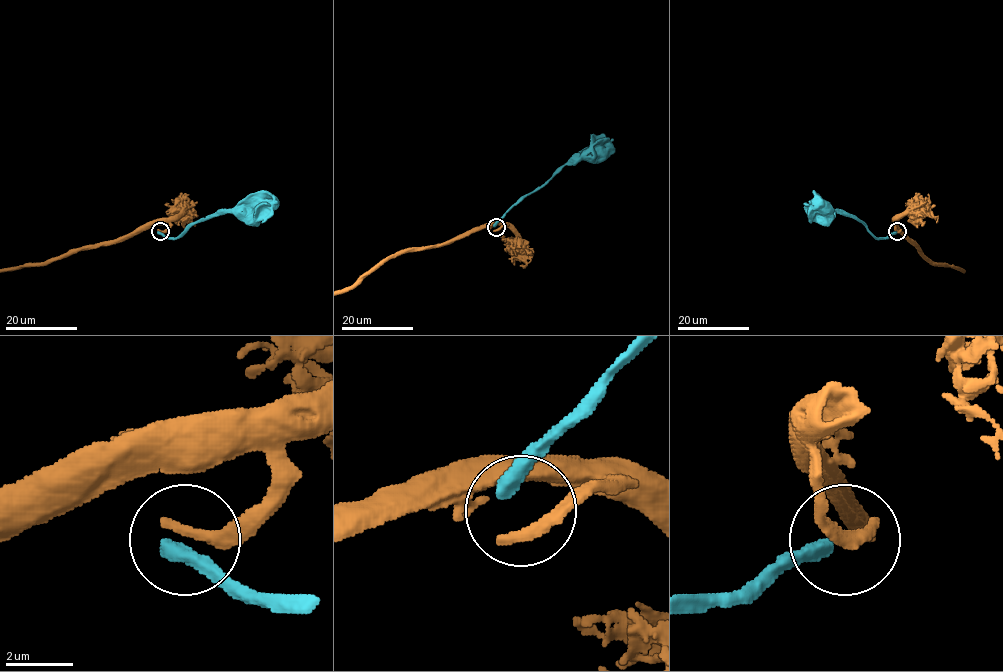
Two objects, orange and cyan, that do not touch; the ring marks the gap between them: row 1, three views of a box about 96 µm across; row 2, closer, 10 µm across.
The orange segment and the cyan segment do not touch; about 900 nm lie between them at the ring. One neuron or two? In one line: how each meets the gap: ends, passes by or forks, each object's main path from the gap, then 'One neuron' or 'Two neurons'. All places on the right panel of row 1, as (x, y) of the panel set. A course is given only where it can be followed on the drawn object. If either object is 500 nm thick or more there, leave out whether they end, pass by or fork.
At the ring orange passes by. At the ring cyan ends. Course of cyan: (896, 232), (876, 238), (858, 220), (838, 213), (825, 215), (820, 213), (822, 210). One neuron

